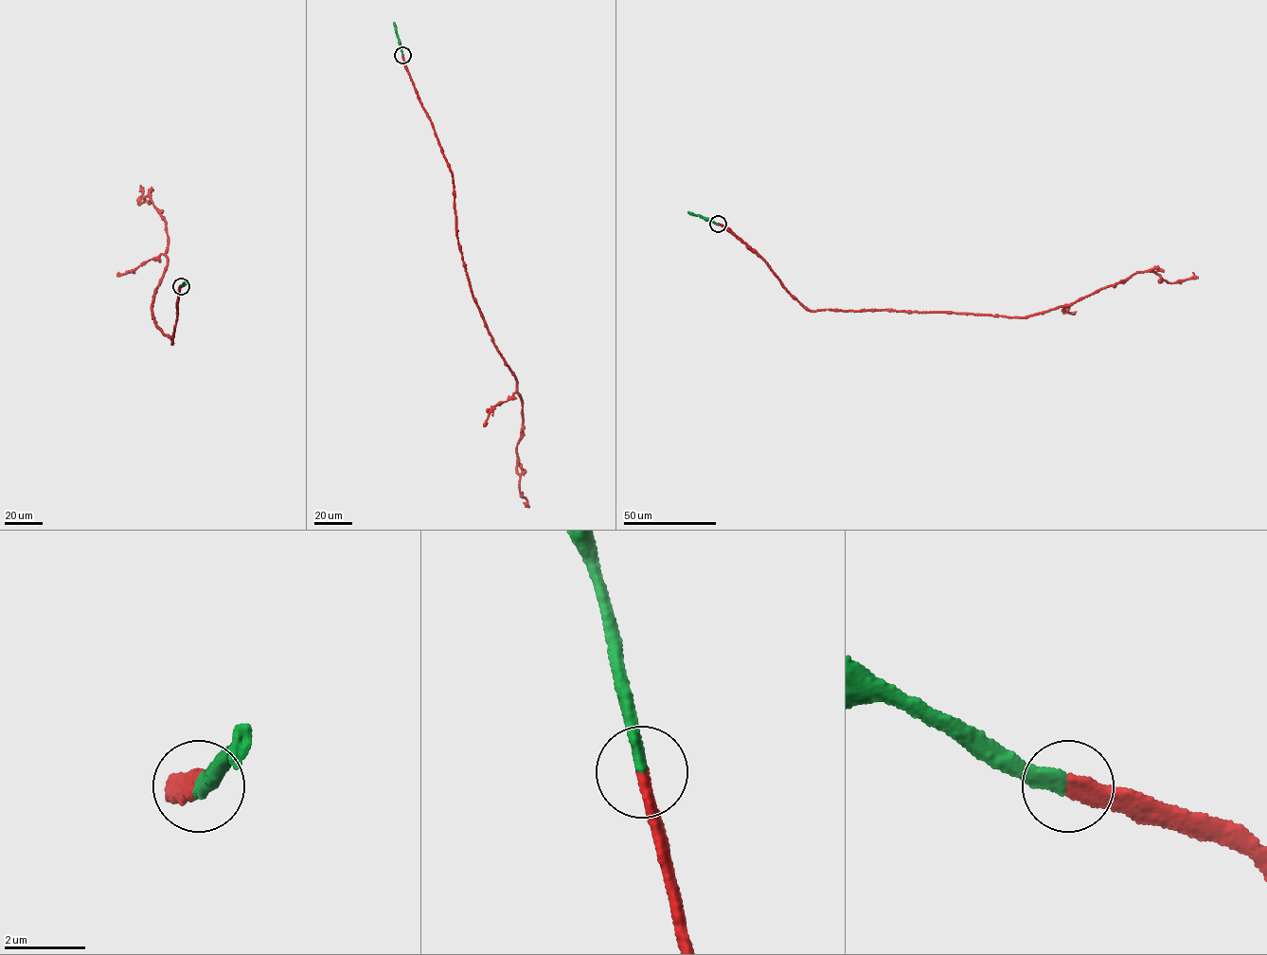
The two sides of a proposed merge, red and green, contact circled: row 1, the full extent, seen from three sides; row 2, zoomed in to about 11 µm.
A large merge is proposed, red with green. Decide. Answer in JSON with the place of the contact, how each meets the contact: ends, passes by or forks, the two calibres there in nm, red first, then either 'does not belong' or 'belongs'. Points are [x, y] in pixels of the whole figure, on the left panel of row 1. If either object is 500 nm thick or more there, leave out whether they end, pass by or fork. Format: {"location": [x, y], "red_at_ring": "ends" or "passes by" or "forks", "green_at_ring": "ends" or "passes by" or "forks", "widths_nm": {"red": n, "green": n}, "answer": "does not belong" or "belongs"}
{"location": [181, 286], "red_at_ring": "ends", "green_at_ring": "ends", "widths_nm": {"red": 400, "green": 380}, "answer": "belongs"}

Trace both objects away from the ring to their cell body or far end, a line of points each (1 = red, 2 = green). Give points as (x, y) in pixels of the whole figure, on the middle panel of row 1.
1: (402, 55), (451, 171), (458, 248), (474, 301), (521, 399), (516, 468), (524, 502)
2: (402, 54), (394, 23)

